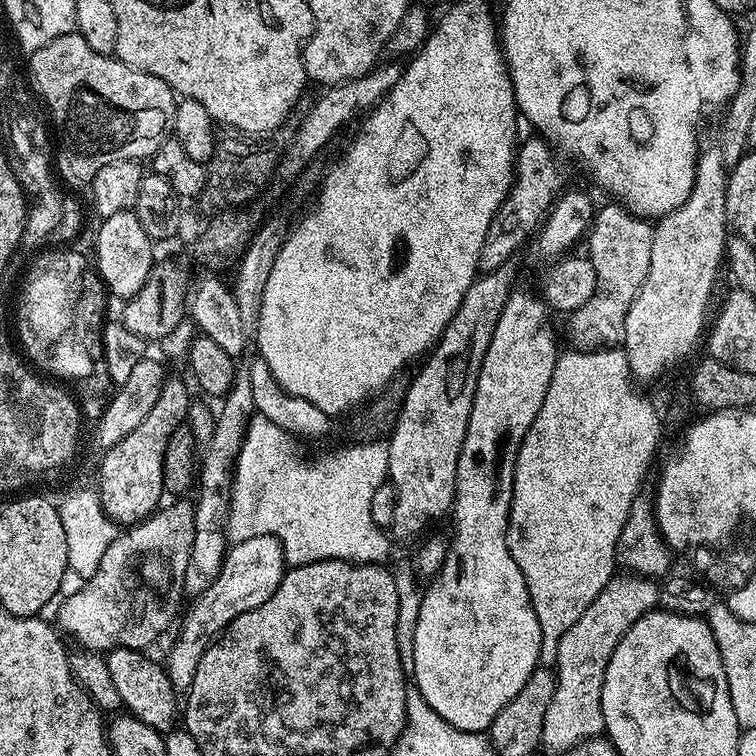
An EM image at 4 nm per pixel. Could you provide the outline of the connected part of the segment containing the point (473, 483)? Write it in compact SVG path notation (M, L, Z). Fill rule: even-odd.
M513 290L502 307L478 374L469 425L458 454L456 495L450 509L452 528L456 533L448 540L448 552L442 566L429 583L433 584L423 589L418 622L414 626L410 672L416 675L416 688L431 711L463 732L487 733L506 702L526 686L530 674L541 663L542 630L538 626L538 614L534 614L526 578L522 578L522 570L518 570L518 562L514 562L508 549L506 533L516 455L548 396L558 355L556 336L552 333L548 315L548 305L532 292Z

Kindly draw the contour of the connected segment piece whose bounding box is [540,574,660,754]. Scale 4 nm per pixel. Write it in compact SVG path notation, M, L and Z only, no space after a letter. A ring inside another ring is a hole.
M616 574L607 586L590 602L586 614L562 634L554 661L556 689L550 706L546 706L546 718L542 726L540 743L543 751L566 754L571 748L586 740L599 737L604 732L602 714L602 686L606 678L606 666L618 646L618 642L647 612L660 602L660 589L655 579L635 574Z

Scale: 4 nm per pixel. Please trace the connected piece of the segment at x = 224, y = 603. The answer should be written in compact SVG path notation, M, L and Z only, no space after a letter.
M258 535L233 545L226 553L221 570L211 586L191 604L171 648L167 649L164 668L173 687L187 689L192 684L197 664L209 646L210 639L248 610L256 609L273 596L286 571L284 550L273 536Z

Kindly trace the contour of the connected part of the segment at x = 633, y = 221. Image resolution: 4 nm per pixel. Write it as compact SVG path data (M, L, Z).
M608 202L595 209L587 233L588 249L586 255L592 261L594 274L596 275L596 289L586 302L578 310L574 310L568 317L568 336L573 340L575 347L580 350L595 350L605 346L616 346L623 341L624 327L626 326L626 314L630 310L630 302L638 294L646 274L650 270L650 246L652 245L653 225L645 217L637 216L635 212L628 211L619 202Z

